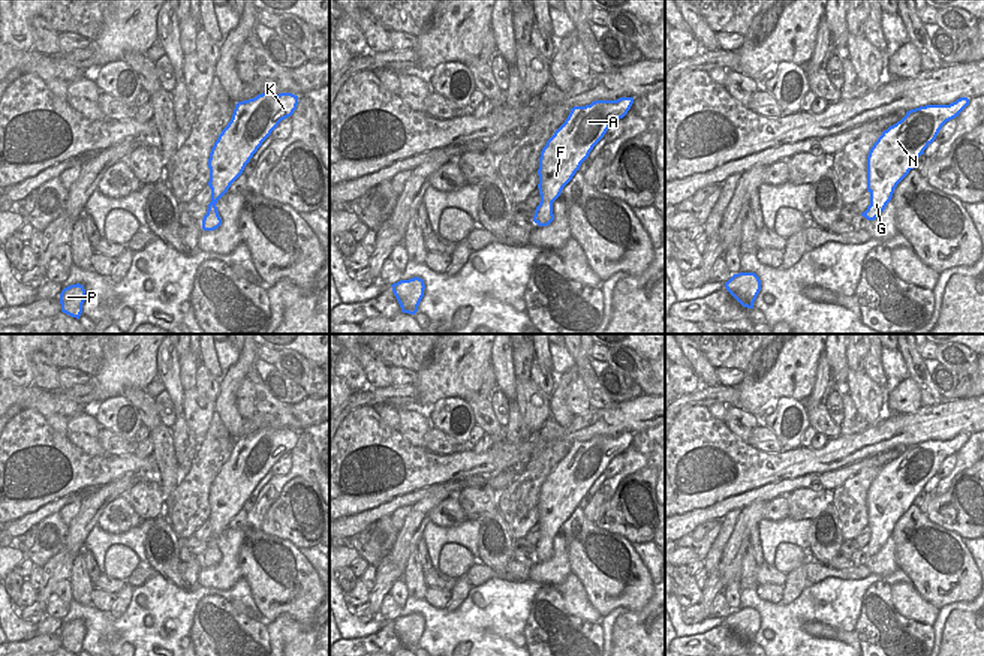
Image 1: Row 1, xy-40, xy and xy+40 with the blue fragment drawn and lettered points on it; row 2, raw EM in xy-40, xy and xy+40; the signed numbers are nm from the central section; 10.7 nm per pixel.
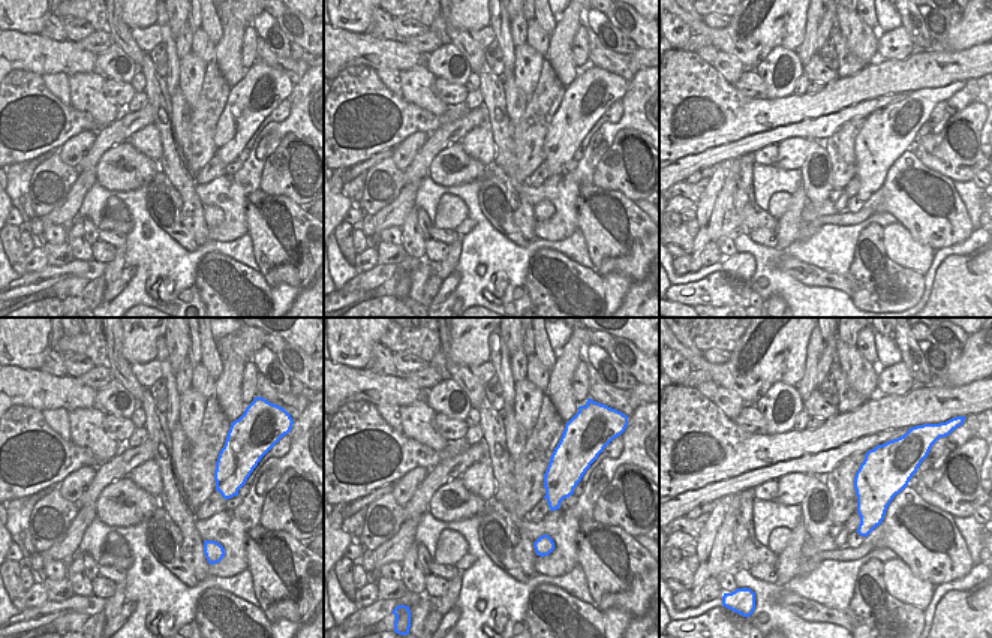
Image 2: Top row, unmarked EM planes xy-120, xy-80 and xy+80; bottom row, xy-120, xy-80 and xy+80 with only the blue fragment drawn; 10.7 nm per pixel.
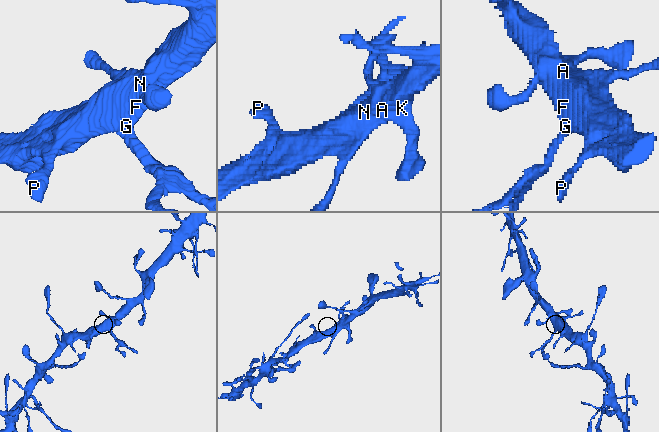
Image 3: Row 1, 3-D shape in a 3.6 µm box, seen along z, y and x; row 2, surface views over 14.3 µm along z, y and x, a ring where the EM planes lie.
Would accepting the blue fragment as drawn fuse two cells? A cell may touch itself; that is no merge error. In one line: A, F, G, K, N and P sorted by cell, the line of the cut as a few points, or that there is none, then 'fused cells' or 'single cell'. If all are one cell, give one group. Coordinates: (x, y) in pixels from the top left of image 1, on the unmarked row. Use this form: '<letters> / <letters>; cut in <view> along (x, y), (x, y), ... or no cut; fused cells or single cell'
A F G K N P; no cut; single cell

